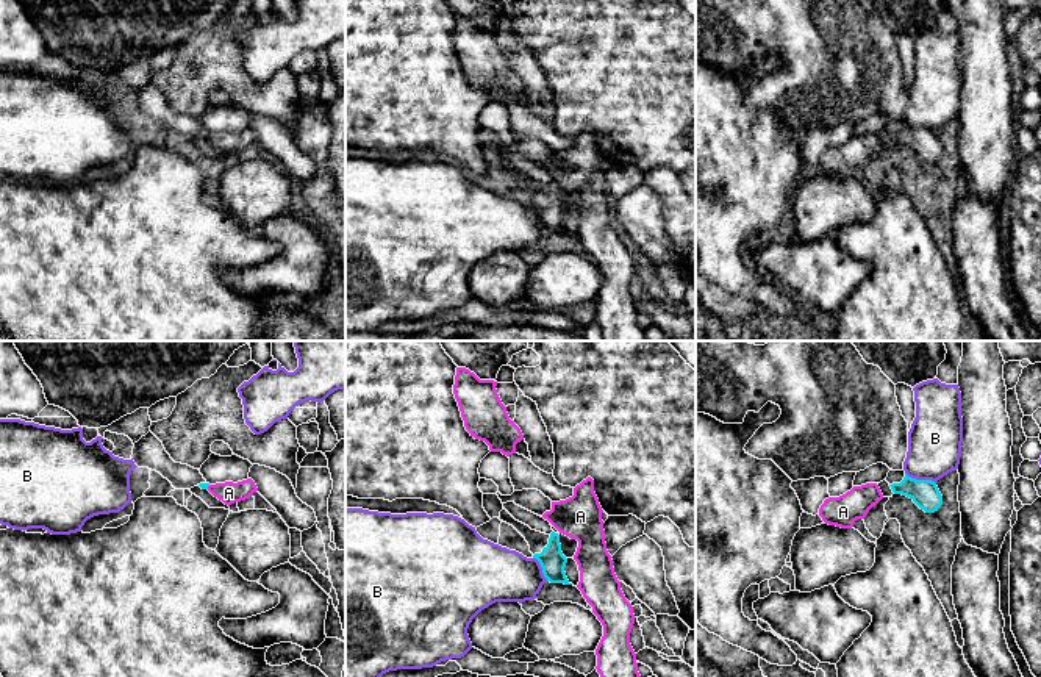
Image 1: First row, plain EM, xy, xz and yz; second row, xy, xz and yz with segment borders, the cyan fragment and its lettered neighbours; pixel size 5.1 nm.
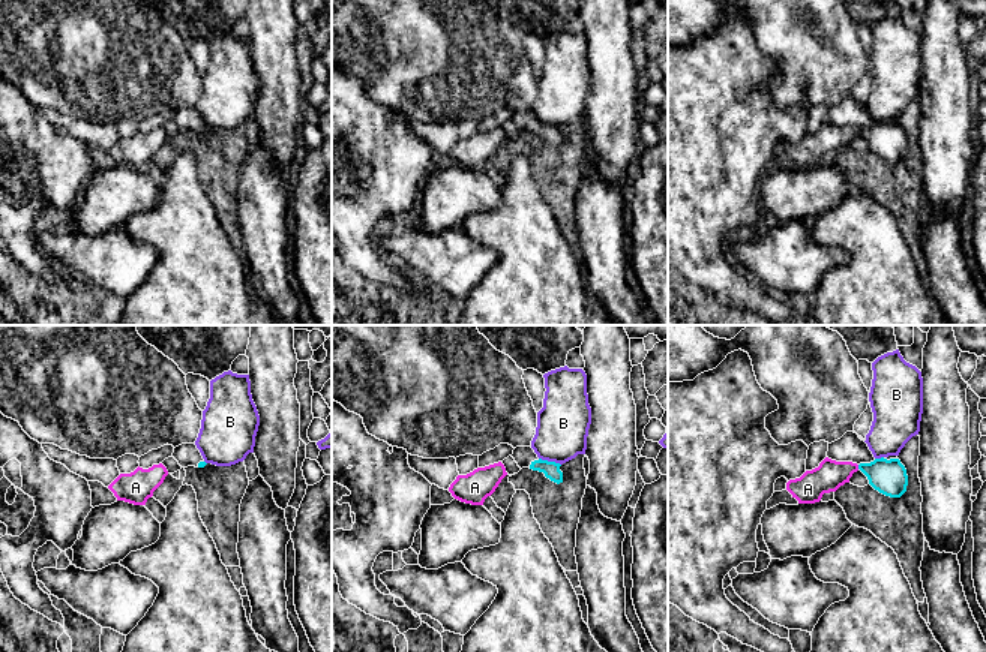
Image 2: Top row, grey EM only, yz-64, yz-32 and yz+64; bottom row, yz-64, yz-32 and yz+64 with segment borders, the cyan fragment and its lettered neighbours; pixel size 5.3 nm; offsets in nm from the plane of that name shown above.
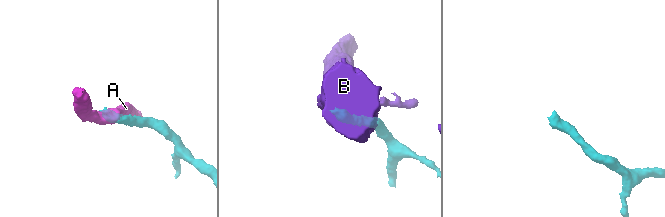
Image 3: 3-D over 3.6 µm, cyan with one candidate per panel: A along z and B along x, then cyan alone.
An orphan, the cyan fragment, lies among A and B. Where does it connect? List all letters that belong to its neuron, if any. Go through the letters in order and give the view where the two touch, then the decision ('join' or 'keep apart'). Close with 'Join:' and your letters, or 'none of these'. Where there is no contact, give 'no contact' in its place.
A: meets cyan in xy; keep apart
B: meets cyan in yz; keep apart
Join: none of these

